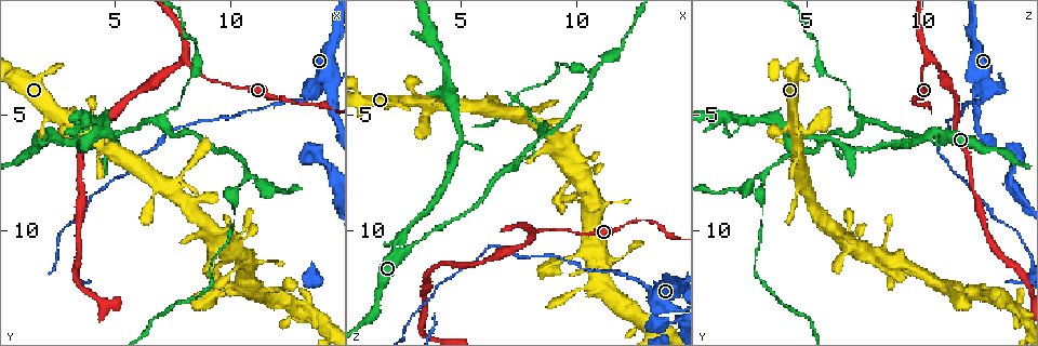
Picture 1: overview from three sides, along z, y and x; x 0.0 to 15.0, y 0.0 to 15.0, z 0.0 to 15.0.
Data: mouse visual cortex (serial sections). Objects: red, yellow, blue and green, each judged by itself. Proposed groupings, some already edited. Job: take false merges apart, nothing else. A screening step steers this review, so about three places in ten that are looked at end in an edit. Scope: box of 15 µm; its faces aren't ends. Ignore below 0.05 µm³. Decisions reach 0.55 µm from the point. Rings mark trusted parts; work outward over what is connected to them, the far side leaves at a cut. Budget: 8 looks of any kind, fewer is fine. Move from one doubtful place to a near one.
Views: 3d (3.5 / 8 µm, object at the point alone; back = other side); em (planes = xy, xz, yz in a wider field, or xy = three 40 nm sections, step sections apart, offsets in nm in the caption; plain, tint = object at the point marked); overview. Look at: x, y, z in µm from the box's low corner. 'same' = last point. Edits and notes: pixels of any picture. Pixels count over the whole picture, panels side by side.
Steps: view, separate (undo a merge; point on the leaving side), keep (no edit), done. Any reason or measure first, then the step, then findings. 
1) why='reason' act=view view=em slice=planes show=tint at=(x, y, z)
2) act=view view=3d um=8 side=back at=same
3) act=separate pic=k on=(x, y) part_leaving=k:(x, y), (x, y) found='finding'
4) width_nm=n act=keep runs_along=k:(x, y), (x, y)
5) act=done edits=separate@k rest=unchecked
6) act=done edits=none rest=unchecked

why='calibre changes' act=view view=3d um=8 at=(7.4, 4.7, 6.9)

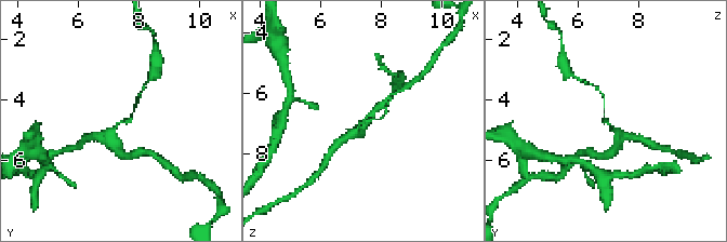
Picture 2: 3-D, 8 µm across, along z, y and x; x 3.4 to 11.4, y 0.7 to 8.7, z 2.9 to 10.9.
why='zoom in' act=view view=3d um=3.5 at=(7.5, 4.8, 7.0)

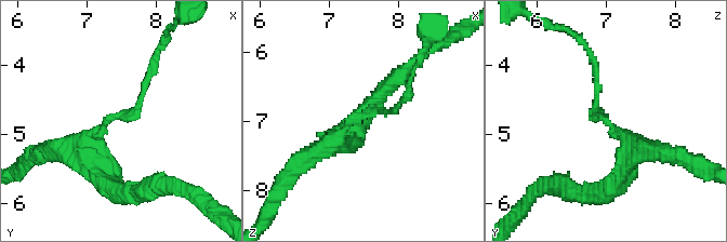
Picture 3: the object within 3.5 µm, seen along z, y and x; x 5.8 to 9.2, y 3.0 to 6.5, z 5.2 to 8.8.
arm_widths_nm=100,300 why='now the EM' act=view view=em slice=xy step=3 show=tint at=(7.45, 4.75, 6.90)

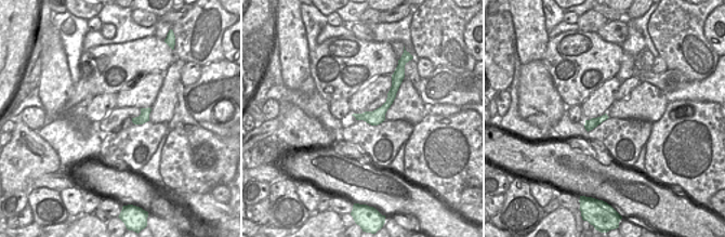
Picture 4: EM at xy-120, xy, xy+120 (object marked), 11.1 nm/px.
act=keep runs_along=4:(394, 86), (374, 117), (358, 117) found='continuous, no second cell'

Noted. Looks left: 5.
why='three arms meet' act=view view=3d um=3.5 at=(10.6, 7.6, 3.1)

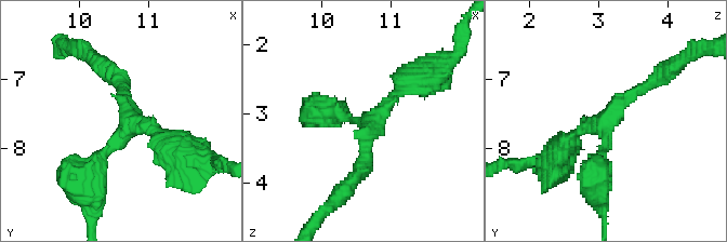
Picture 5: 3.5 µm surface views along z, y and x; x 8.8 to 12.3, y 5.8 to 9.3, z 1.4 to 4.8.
arms=3 arm_widths_nm=150,200,200 why='shape alone is not enough' act=view view=em slice=xy step=5 show=tint at=(10.65, 7.60, 3.15)

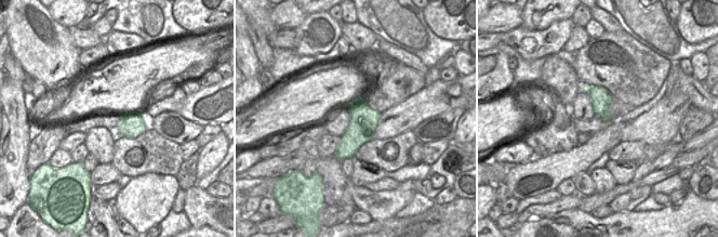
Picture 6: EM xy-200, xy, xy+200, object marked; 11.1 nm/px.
why='another direction' act=view view=em slice=planes show=tint at=same

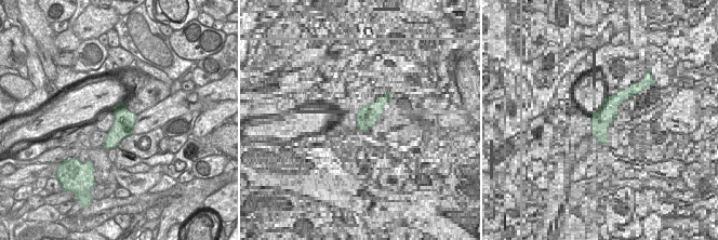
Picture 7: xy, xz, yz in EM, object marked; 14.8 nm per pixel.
act=keep runs_along=5:(661, 78), (613, 111), (597, 180) found='all the same cell'

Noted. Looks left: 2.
why='thin neck' act=view view=3d um=3.5 at=(10.2, 9.6, 3.1)

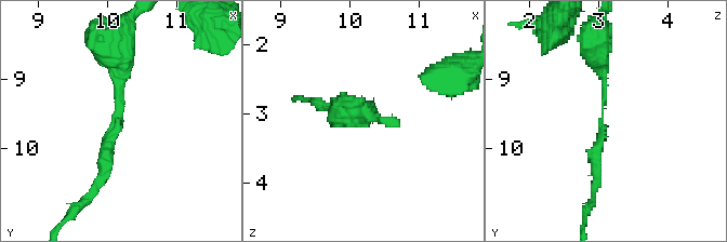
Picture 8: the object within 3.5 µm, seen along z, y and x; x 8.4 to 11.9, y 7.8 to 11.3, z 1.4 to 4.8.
act=view view=em slice=xy step=3 show=tint at=(10.15, 9.60, 3.05)

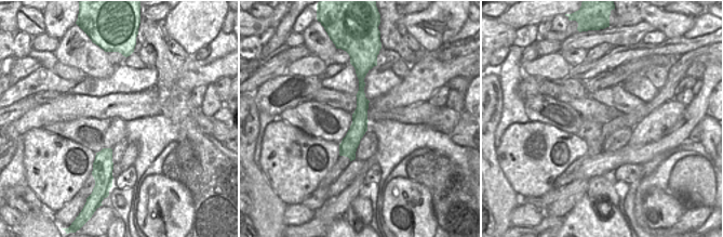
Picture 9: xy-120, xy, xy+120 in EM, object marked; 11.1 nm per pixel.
act=keep runs_along=8:(117, 49), (121, 119), (94, 188) found='all the same cell'

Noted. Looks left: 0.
act=done edits=none rest=unchecked

